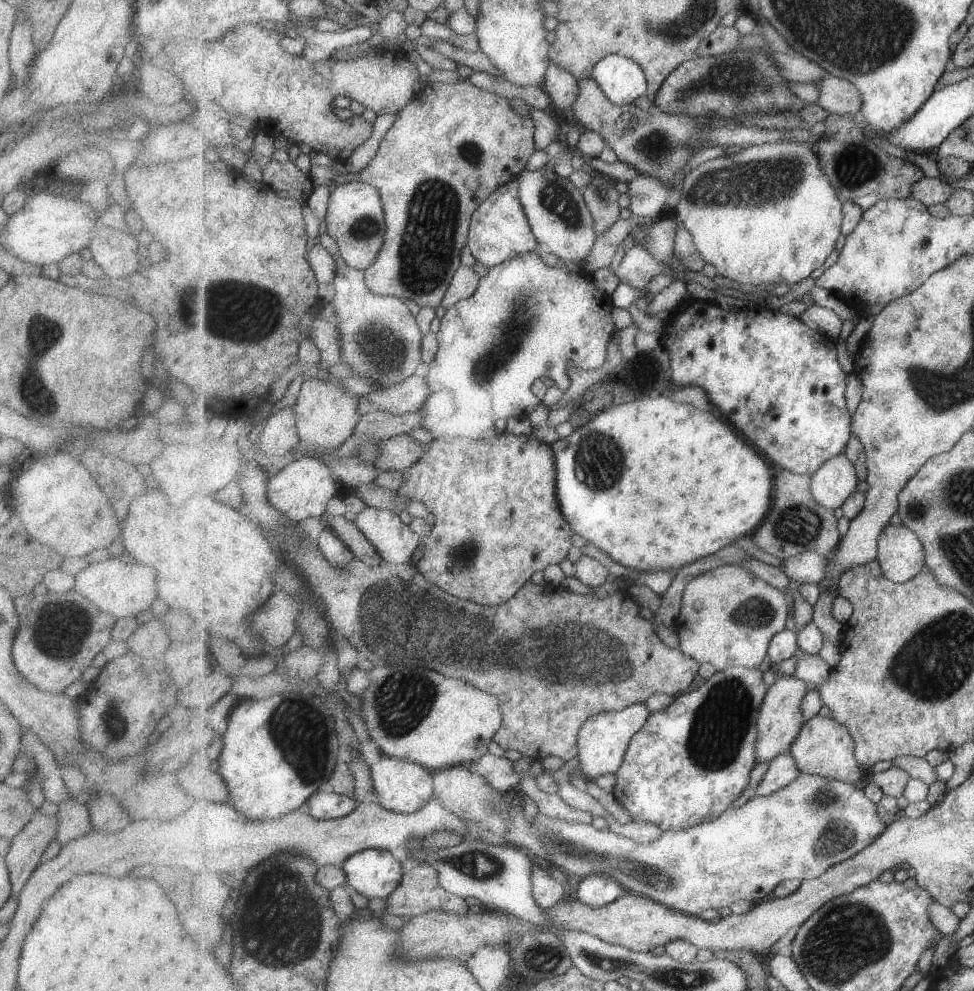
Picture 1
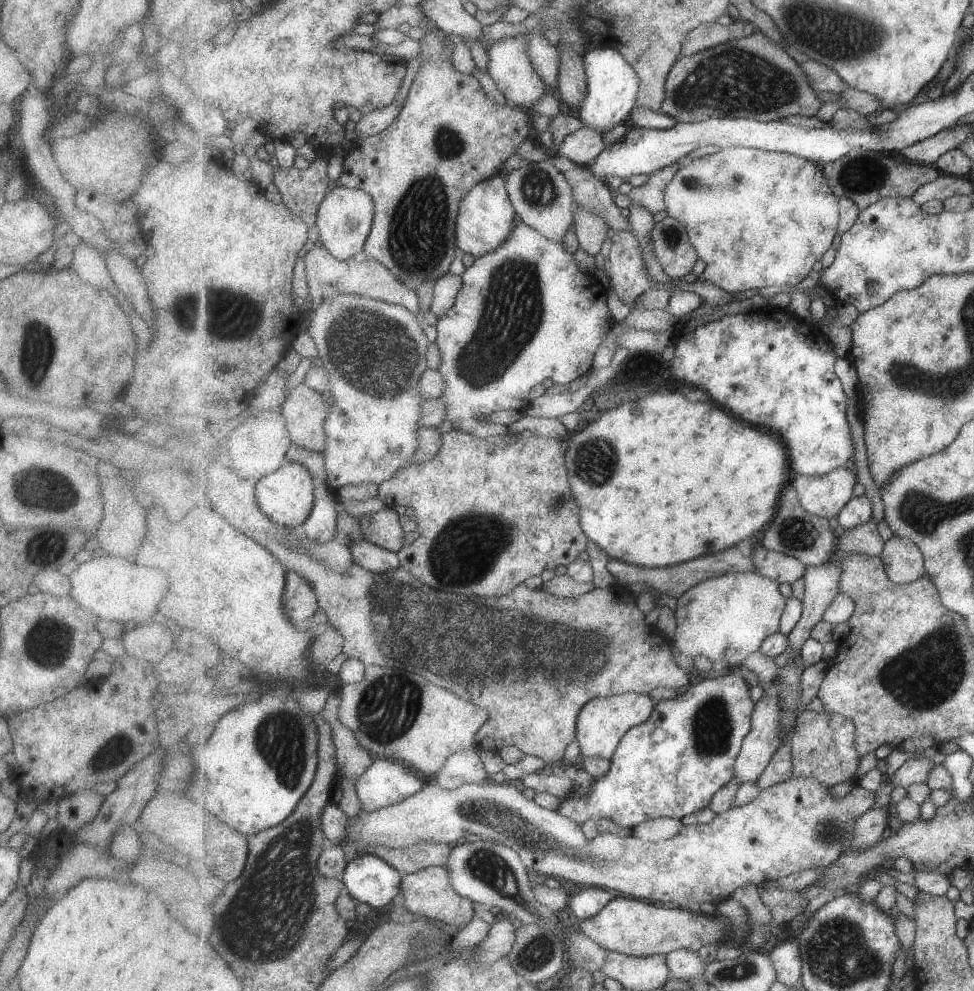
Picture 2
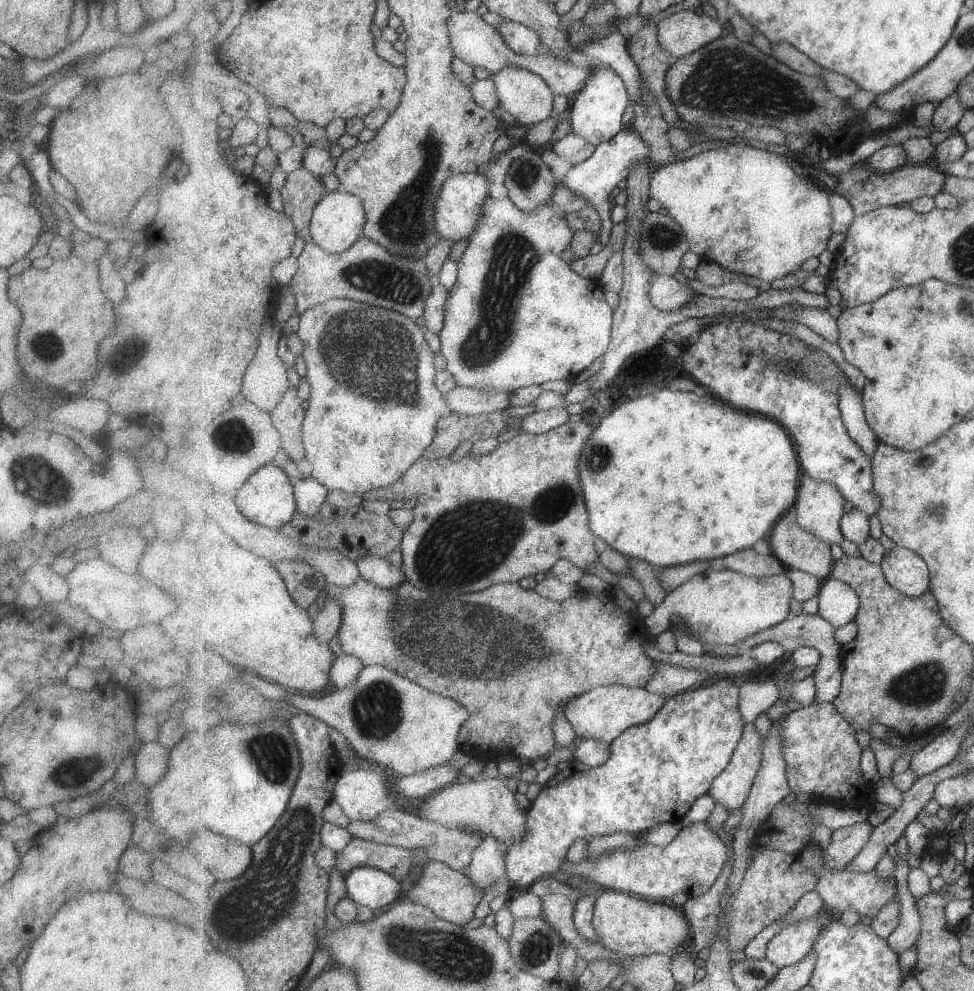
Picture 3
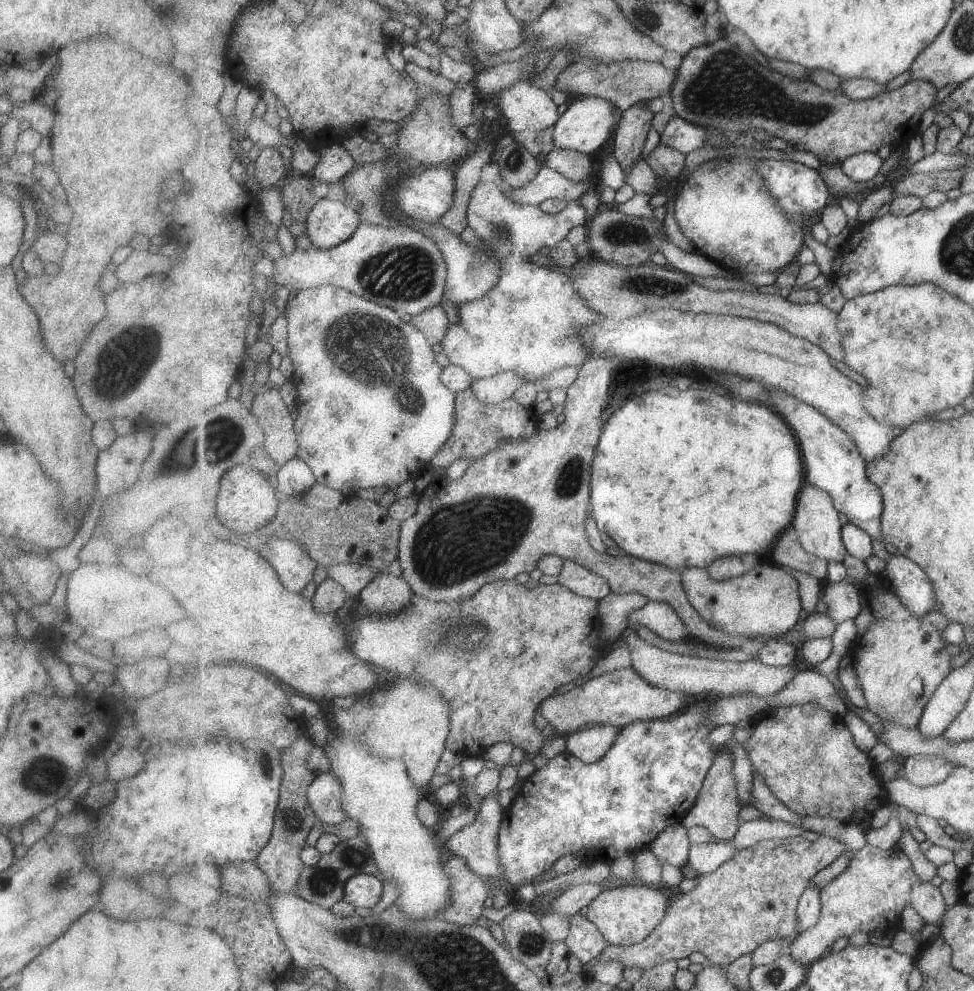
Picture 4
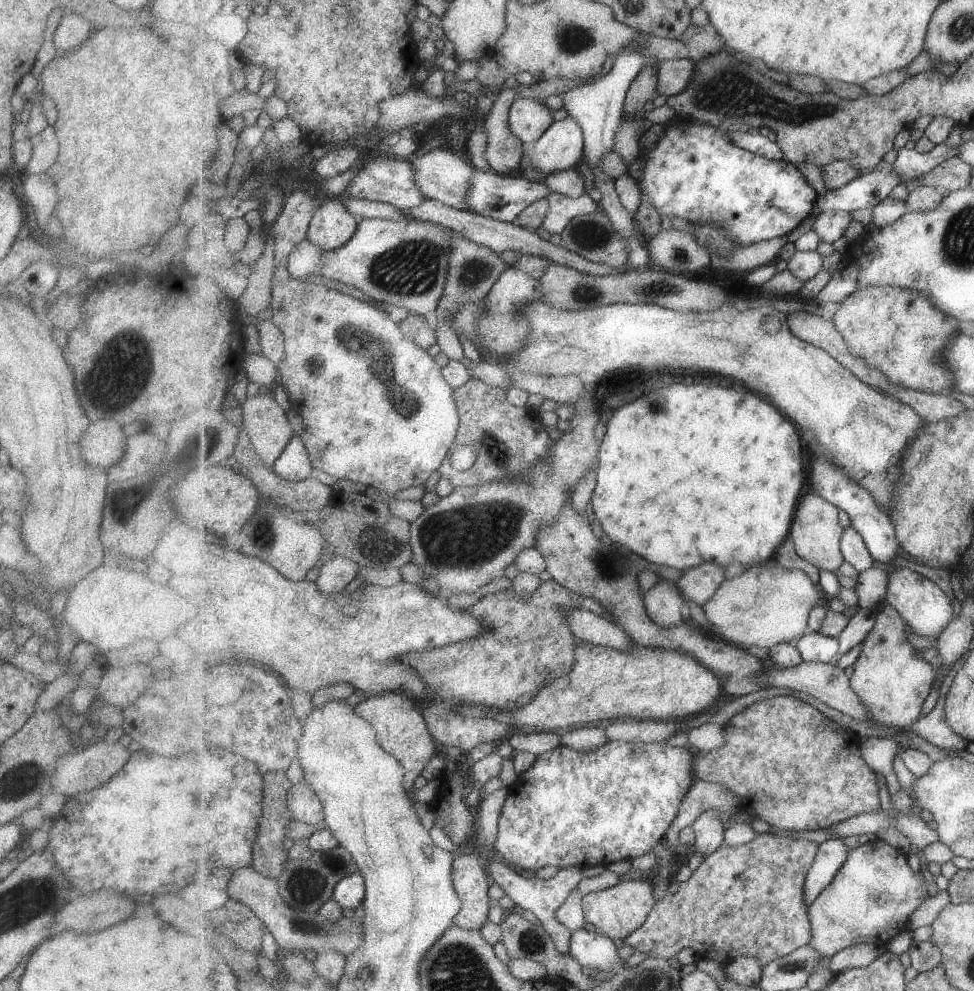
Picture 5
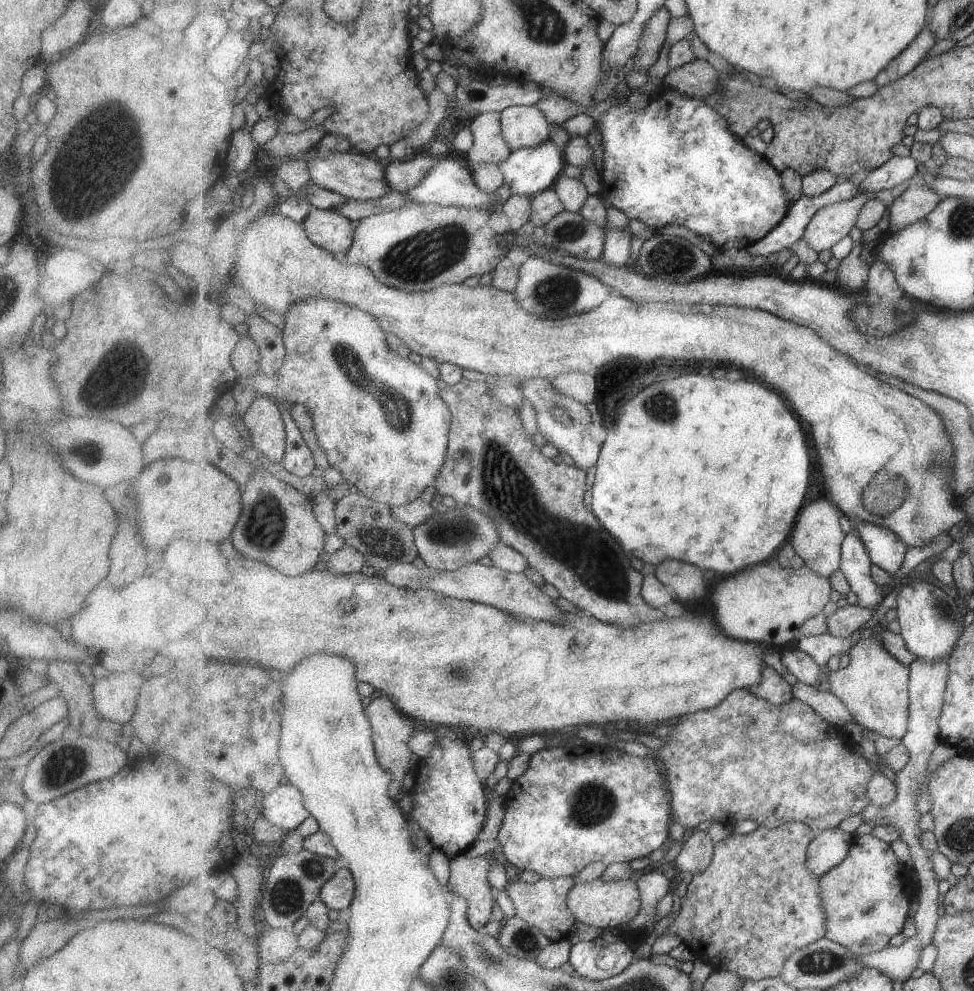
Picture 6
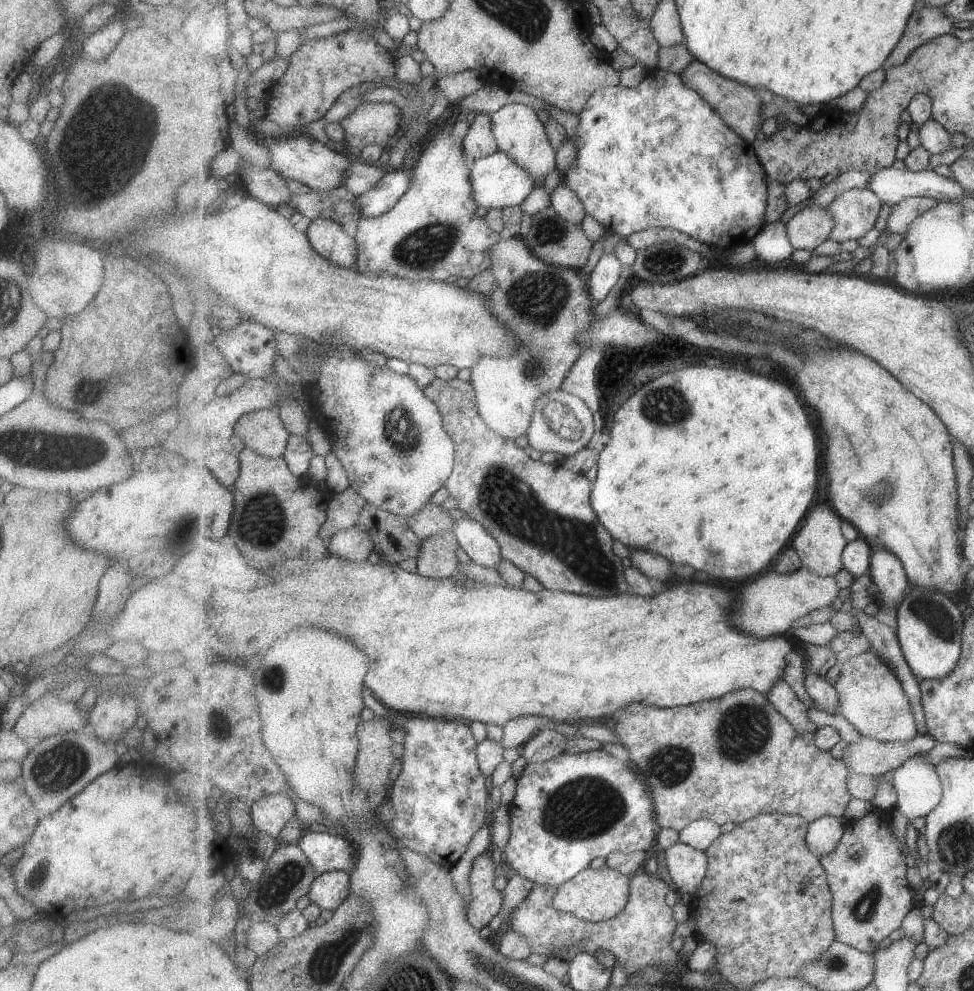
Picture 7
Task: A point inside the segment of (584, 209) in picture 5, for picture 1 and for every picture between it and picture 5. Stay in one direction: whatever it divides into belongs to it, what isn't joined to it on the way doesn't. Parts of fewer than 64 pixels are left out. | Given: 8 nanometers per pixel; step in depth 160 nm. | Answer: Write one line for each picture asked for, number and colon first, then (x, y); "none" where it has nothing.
1: (527, 320)
2: (525, 314)
3: (518, 315)
4: (528, 323)

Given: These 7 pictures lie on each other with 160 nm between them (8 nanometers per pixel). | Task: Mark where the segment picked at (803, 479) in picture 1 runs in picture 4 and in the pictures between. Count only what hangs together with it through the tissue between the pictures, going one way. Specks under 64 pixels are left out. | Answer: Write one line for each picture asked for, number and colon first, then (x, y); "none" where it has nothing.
2: (796, 532)
3: (797, 547)
4: (789, 551)

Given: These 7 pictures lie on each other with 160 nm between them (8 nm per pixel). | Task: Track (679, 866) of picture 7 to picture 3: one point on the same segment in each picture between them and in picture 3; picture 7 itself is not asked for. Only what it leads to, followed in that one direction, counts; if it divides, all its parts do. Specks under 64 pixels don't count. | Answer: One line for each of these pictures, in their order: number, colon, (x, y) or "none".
3: (732, 787)
4: (717, 808)
5: (710, 836)
6: (696, 855)

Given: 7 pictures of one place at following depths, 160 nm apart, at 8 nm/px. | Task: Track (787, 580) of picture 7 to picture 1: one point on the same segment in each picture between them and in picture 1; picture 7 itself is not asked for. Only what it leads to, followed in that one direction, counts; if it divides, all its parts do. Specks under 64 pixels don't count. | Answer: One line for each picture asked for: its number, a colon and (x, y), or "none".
1: (730, 616)
2: (726, 618)
3: (718, 607)
4: (766, 601)
5: (773, 607)
6: (767, 605)

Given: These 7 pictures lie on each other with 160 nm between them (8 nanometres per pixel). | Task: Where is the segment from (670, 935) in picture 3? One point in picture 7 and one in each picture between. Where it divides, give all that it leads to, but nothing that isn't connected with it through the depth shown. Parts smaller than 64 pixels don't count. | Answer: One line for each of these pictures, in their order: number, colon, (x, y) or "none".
4: (626, 915)
5: (618, 911)
6: (605, 904)
7: (594, 896)

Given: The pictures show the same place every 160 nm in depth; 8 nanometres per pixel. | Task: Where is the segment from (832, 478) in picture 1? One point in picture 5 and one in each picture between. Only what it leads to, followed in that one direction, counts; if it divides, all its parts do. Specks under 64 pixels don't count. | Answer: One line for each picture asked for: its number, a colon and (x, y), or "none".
2: (825, 496)
3: (821, 505)
4: (817, 520)
5: (817, 532)

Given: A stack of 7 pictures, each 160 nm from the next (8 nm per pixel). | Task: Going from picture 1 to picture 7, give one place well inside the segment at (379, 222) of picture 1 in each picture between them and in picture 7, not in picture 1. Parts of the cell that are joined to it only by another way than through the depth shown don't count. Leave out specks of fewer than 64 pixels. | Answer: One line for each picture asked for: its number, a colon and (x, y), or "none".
2: (345, 219)
3: (338, 222)
4: (330, 223)
5: (333, 225)
6: (328, 228)
7: (329, 239)

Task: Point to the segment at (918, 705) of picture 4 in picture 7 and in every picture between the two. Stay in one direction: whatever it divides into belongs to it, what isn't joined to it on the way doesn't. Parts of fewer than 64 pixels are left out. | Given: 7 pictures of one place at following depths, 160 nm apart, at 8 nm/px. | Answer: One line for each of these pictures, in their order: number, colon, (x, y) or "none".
5: (892, 678)
6: (875, 687)
7: (873, 700)

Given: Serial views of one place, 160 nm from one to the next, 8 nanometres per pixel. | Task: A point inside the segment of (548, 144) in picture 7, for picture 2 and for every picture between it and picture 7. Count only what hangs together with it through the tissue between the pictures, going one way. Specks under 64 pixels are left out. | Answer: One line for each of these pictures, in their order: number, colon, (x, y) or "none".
2: (510, 65)
3: (527, 96)
4: (524, 106)
5: (529, 118)
6: (524, 126)

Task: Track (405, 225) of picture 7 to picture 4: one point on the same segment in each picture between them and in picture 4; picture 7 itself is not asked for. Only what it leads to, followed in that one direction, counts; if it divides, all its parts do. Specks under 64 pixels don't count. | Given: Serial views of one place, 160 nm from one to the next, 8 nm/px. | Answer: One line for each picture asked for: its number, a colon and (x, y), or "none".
4: (401, 268)
5: (406, 263)
6: (414, 249)

